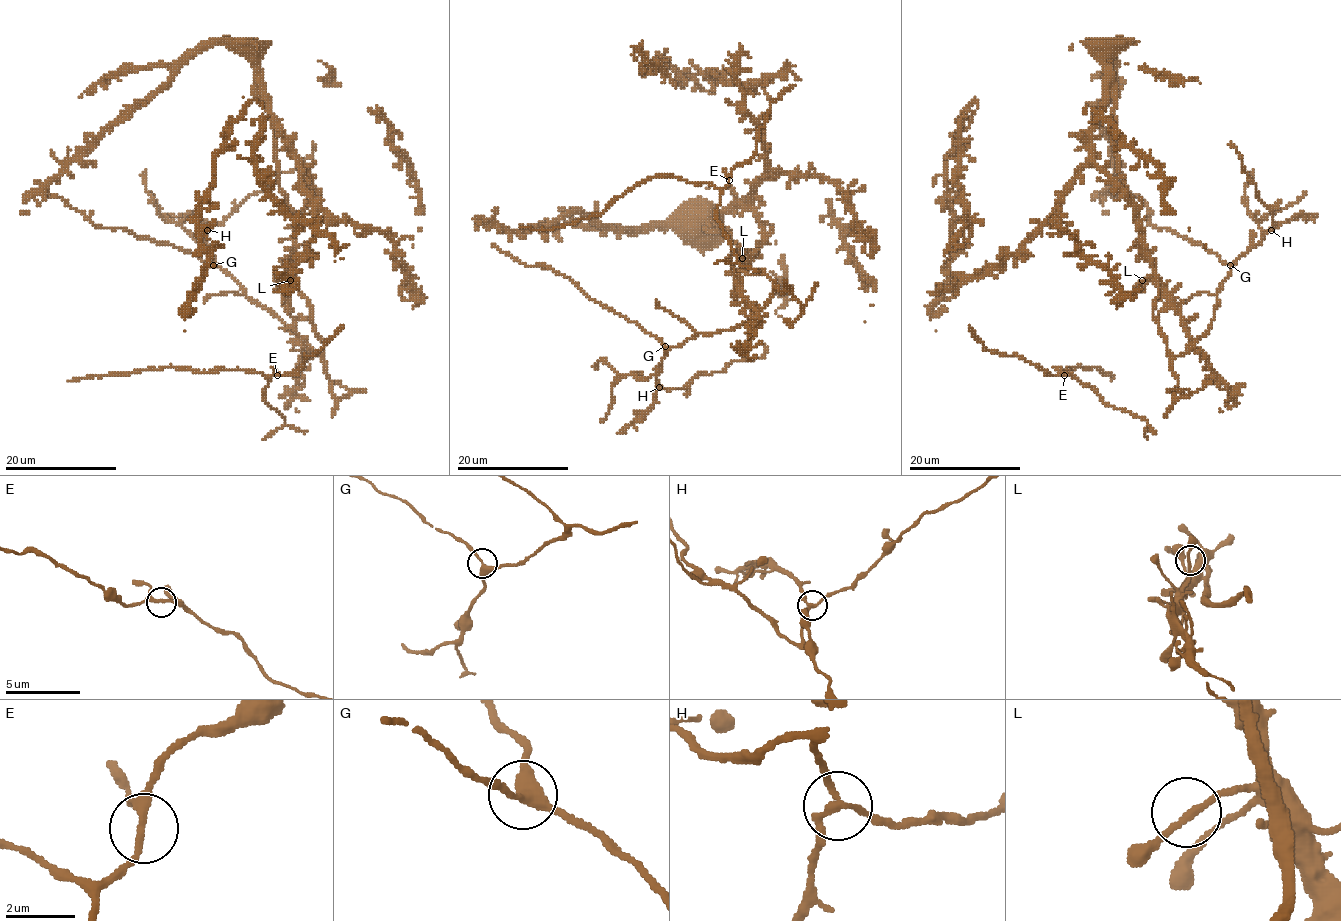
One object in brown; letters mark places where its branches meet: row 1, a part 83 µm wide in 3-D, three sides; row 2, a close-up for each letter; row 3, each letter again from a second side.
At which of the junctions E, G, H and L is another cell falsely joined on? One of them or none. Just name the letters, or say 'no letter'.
H

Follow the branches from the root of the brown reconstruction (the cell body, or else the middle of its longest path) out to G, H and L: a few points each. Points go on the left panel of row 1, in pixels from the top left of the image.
G: (310, 190), (284, 283), (288, 313), (302, 338), (213, 265)
H: (310, 190), (284, 283), (288, 313), (302, 338), (255, 304), (214, 262), (203, 241), (208, 230)
L: (310, 190), (310, 199), (304, 206), (304, 215), (297, 226), (295, 254), (287, 269), (290, 280)

